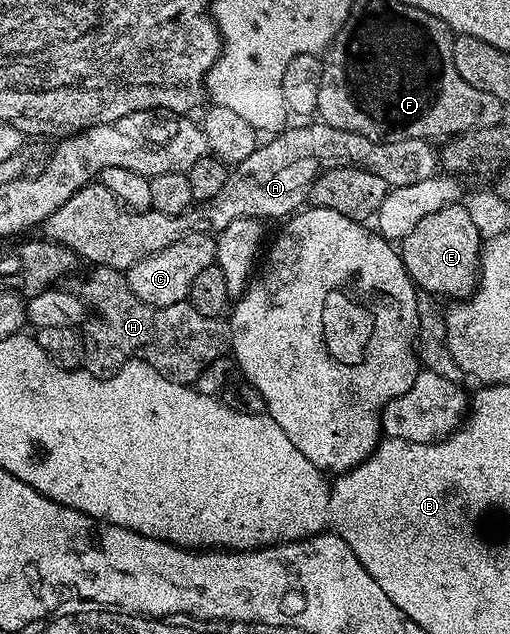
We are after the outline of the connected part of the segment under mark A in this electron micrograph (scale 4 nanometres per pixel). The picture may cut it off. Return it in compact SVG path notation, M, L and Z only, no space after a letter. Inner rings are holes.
M297 123L294 129L286 128L284 131L270 136L273 138L266 145L265 142L258 144L257 150L251 155L247 155L247 159L240 161L230 172L227 183L223 183L223 191L219 191L219 195L215 195L209 201L194 204L175 215L160 213L158 209L152 207L144 211L134 211L119 207L117 198L113 197L111 191L107 191L100 183L90 183L84 185L74 197L67 199L67 203L63 203L63 207L59 207L49 216L43 226L44 236L50 241L56 241L59 245L67 246L70 251L77 254L82 262L89 261L90 266L102 265L124 271L130 269L139 259L163 251L167 247L171 247L171 243L184 237L200 233L219 234L225 230L227 223L235 223L235 219L244 217L288 218L306 204L314 179L327 169L351 167L371 171L371 175L379 175L379 179L386 181L390 187L419 183L419 179L427 179L438 172L438 150L432 149L434 146L421 137L419 139L399 139L398 141L372 141L363 135L355 135L355 131L343 131L339 127L331 127L324 123L305 124L309 123Z

